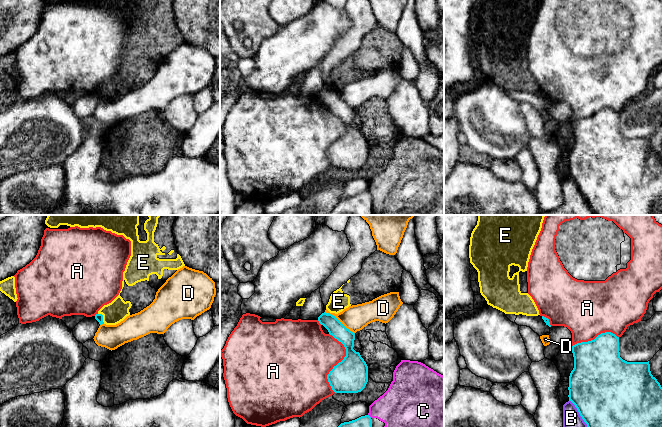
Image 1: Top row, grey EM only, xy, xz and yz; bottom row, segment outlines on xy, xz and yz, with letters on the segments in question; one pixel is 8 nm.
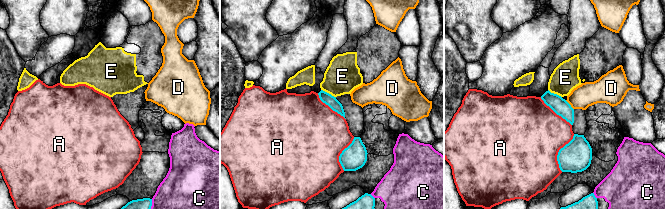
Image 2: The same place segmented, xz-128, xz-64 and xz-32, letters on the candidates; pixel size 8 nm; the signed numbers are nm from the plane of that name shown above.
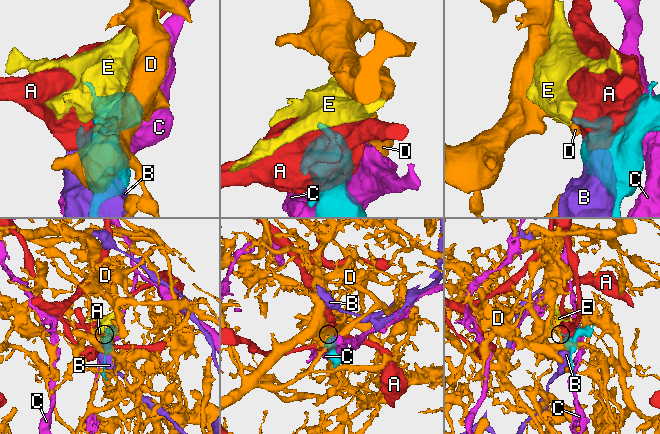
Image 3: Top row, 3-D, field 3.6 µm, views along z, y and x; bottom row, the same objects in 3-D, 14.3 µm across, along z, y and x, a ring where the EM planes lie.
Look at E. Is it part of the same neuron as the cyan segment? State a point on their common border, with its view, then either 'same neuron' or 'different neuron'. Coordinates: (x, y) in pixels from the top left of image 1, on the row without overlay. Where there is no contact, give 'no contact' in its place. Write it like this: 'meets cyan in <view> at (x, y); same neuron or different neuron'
meets cyan in xy at (102, 93); different neuron

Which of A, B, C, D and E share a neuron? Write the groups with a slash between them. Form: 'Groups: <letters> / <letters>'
Groups: A / B / C / D / E

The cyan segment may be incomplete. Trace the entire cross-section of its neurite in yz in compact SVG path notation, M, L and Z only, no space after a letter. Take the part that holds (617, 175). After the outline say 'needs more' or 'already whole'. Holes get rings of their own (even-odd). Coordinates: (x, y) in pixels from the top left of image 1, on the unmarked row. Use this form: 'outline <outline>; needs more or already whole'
outline M611 108L601 109L594 116L573 121L572 129L574 144L569 152L569 177L575 181L580 192L596 215L662 215L662 163L651 150L649 137L627 138L623 136L619 128L619 113Z; already whole

